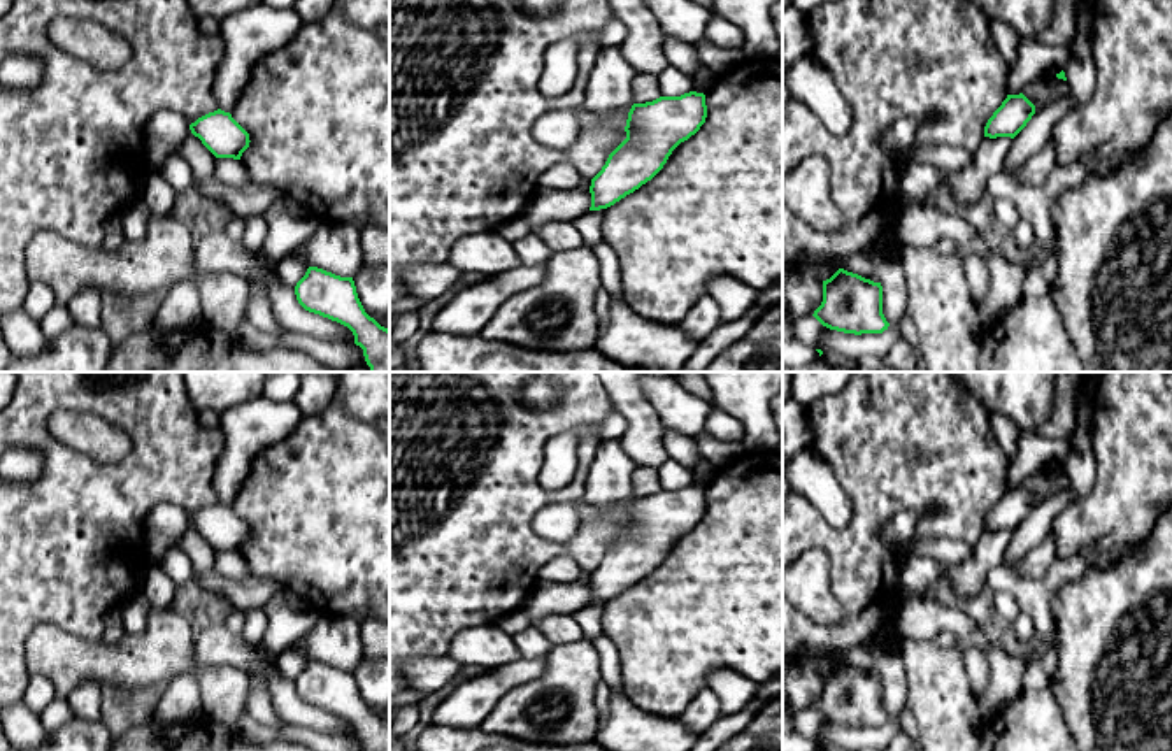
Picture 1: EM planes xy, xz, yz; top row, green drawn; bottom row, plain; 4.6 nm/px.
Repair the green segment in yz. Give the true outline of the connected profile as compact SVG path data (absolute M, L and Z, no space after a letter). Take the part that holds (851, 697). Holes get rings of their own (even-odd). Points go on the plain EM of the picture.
M844 662L823 674L823 695L812 709L830 723L854 728L883 726L890 719L881 676Z

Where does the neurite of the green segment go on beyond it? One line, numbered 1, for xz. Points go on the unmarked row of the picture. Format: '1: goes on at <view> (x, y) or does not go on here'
1: does not go on here

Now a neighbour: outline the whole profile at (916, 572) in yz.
M904 554L900 563L900 590L909 597L923 597L925 591L949 577L951 565L930 558Z

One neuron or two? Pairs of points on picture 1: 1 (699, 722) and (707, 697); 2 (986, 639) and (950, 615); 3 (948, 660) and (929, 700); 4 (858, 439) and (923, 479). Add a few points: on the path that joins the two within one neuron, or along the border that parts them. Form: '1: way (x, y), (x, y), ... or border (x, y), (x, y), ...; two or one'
1: way (699, 716), (707, 702); one
2: way (978, 636), (958, 622); one
3: way (939, 671), (937, 690); one
4: way (874, 439), (883, 439), (907, 464); one

